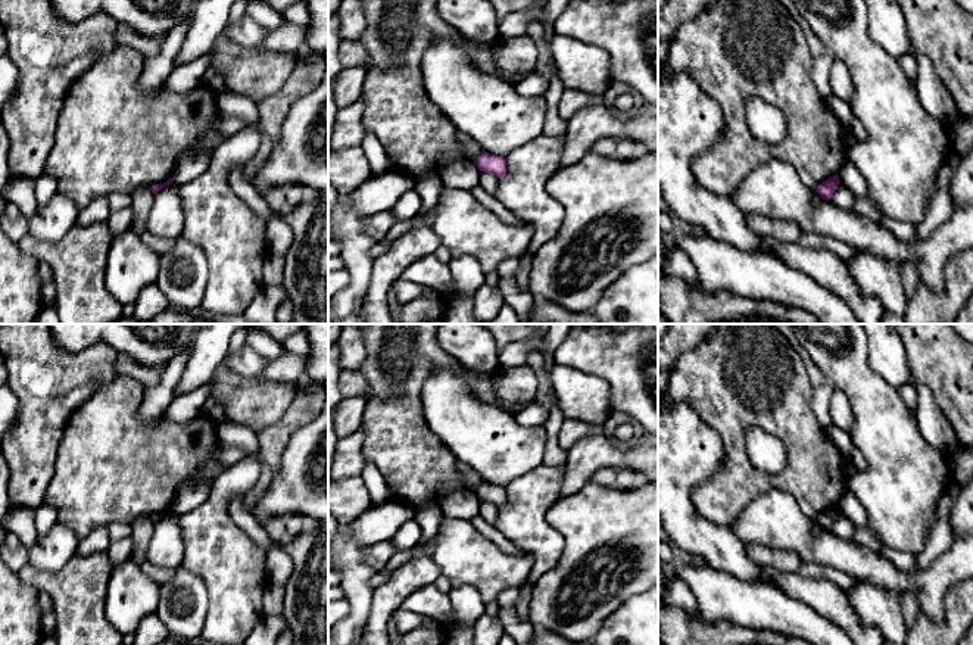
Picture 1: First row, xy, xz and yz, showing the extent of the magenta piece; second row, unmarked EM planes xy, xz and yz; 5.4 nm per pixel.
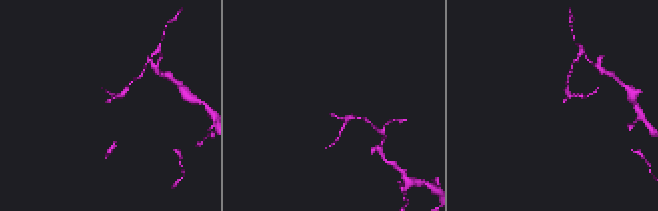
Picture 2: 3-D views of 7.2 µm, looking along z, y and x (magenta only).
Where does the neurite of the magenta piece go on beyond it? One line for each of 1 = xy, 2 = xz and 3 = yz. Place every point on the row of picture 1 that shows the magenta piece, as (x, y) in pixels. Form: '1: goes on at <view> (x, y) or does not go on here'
1: does not go on here
2: does not go on here
3: does not go on here

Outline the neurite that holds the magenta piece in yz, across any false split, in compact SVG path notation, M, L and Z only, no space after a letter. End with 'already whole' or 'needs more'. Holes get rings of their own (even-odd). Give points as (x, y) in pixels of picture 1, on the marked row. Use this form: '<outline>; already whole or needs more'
M836 174L836 175L833 175L833 177L830 177L829 180L823 181L821 184L818 184L818 186L815 187L815 191L817 191L824 200L829 200L829 199L833 196L835 190L838 188L839 183L841 183L841 181L839 181L839 177L838 177L838 174Z; already whole

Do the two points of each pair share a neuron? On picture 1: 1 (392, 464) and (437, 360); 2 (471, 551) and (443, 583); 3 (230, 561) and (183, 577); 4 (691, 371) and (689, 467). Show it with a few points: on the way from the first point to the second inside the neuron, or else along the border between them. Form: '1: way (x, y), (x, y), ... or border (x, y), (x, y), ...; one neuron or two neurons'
1: way (395, 436), (396, 395), (409, 382); one neuron
2: border (442, 573), (451, 585); two neurons
3: border (181, 566), (205, 583), (209, 605); two neurons
4: border (673, 402), (686, 402), (714, 430); two neurons

